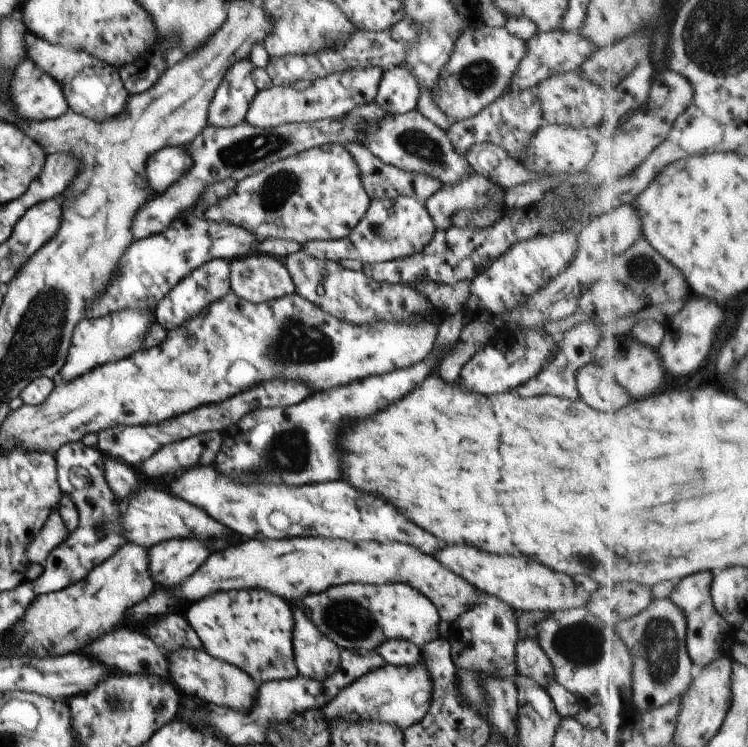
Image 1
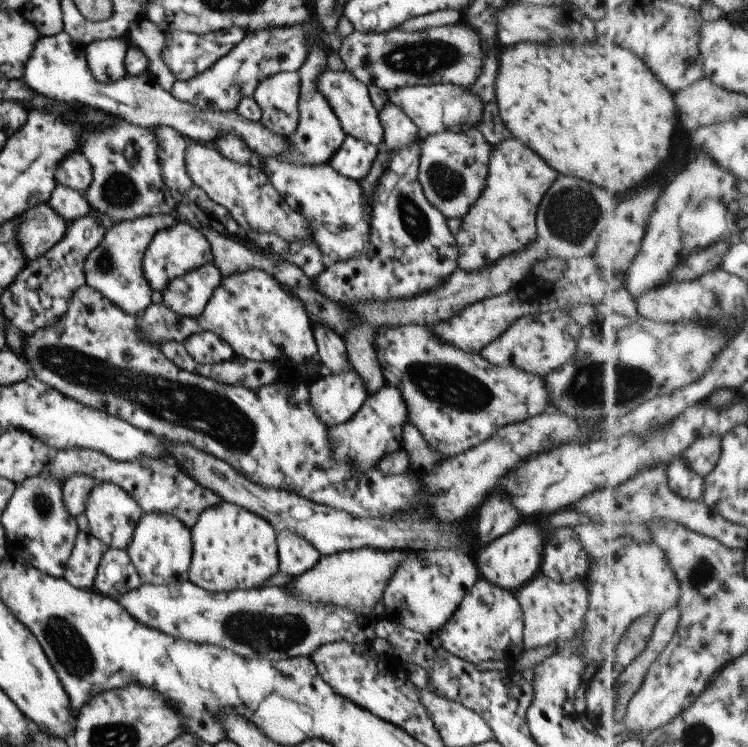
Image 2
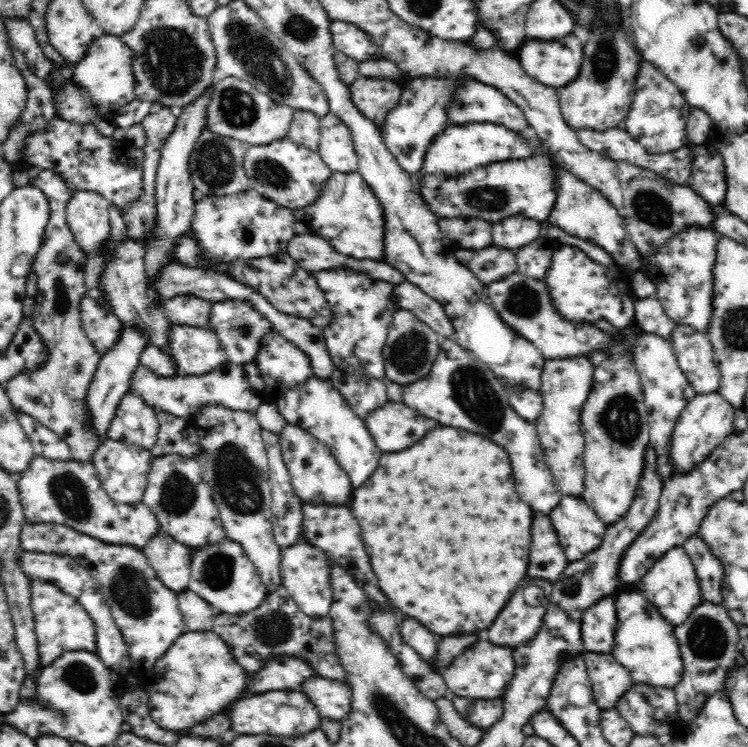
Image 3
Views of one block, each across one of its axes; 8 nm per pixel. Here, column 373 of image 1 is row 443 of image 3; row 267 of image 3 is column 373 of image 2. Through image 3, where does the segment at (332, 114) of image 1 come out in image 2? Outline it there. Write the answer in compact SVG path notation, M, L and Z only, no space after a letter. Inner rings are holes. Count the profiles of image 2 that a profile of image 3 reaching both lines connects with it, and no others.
M462 20L453 25L444 25L420 31L402 32L390 30L385 33L370 33L354 31L341 40L339 56L346 66L346 70L358 78L362 84L375 84L387 92L400 90L406 86L429 85L438 83L452 83L464 88L470 88L478 76L482 76L482 62L484 62L484 48L482 36Z

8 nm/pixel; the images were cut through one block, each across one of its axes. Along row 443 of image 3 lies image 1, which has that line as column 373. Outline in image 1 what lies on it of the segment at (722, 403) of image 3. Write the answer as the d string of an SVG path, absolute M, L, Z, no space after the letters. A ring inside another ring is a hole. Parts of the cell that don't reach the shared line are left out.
M424 658L414 666L395 667L385 664L382 668L361 675L350 686L340 690L340 694L332 698L322 710L330 726L337 719L346 722L372 720L372 722L394 724L403 731L426 716L432 700L432 689L430 670L426 668Z

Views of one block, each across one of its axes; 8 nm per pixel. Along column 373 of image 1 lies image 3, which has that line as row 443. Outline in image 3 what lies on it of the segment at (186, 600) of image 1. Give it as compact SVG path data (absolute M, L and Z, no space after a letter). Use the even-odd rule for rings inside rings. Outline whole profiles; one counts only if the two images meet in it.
M587 357L546 359L544 370L541 370L543 409L533 422L538 428L546 464L552 470L558 488L562 488L562 494L576 497L580 497L580 490L584 490L584 438L580 418L584 402L587 402L588 394L591 394L593 372L594 364Z

